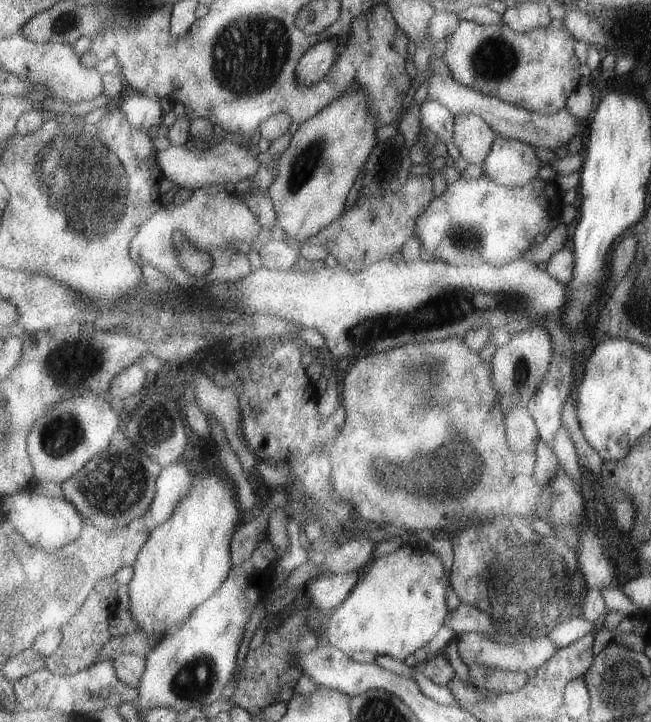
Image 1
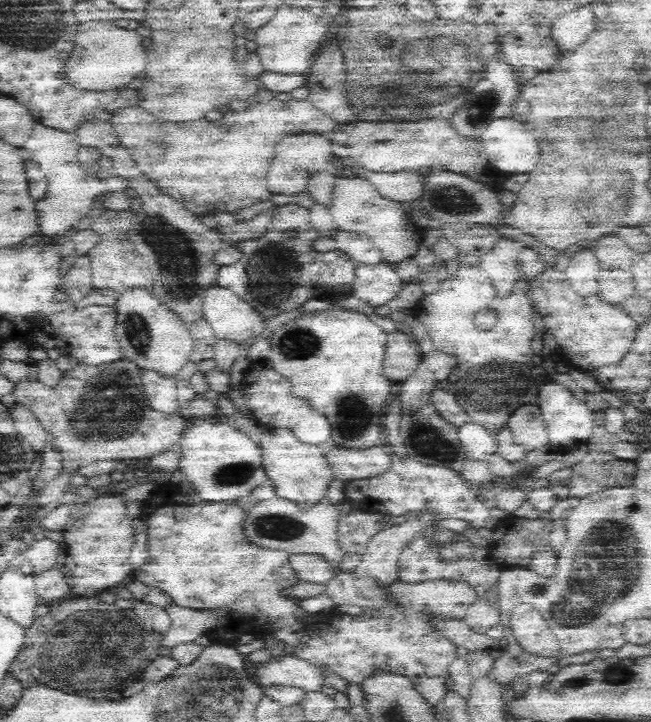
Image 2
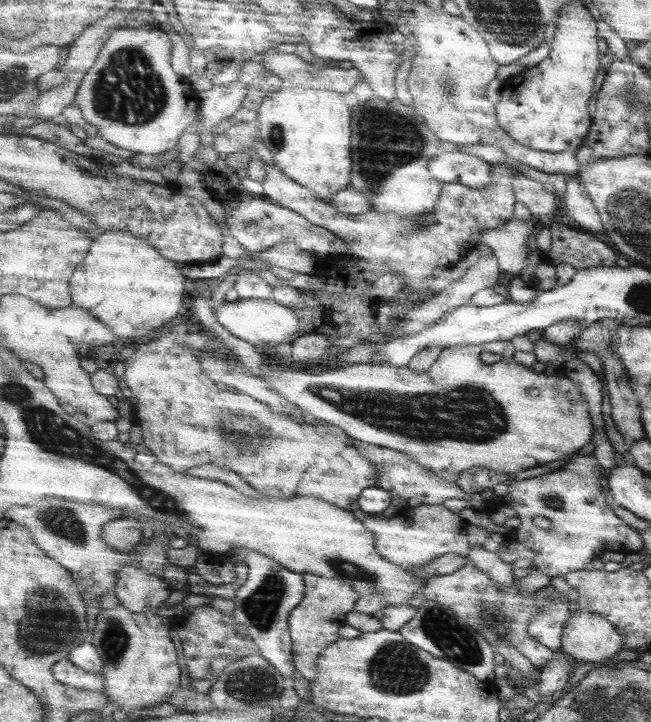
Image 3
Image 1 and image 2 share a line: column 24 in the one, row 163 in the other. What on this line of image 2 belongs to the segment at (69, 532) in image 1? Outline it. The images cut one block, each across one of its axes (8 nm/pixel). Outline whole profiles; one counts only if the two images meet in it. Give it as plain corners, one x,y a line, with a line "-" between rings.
498,118
490,122
482,132
482,144
492,170
500,174
530,174
538,164
538,144
516,120

